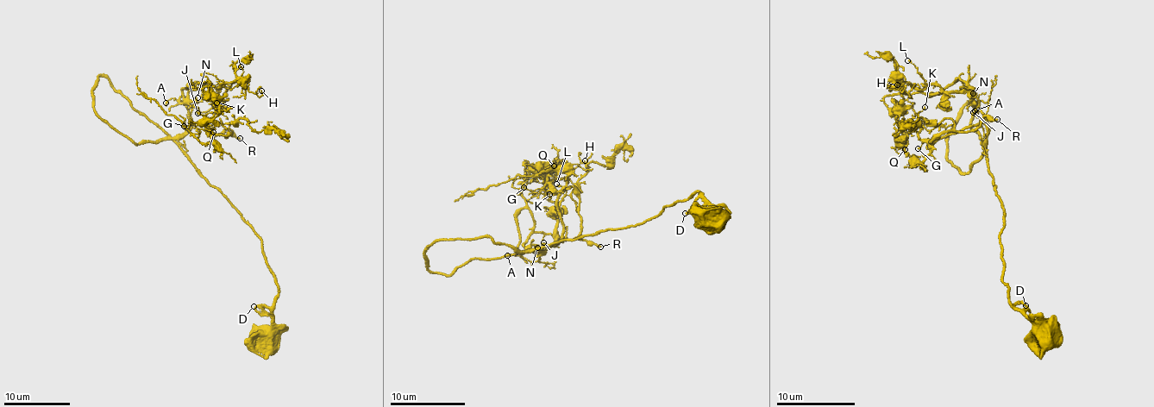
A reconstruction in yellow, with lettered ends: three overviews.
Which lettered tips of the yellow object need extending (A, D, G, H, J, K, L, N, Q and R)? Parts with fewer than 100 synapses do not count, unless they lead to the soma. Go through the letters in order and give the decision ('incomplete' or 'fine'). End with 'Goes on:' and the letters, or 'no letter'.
A: fine
D: fine
G: fine
H: fine
J: fine
K: fine
L: fine
N: incomplete
Q: fine
R: incomplete
Goes on: N, R

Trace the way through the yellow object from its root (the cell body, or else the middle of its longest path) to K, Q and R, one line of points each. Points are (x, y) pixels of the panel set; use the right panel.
K: (1045, 330), (1011, 303), (1001, 279), (1004, 214), (982, 118), (936, 140), (896, 136), (899, 115), (925, 107)
Q: (1045, 330), (1011, 303), (1001, 279), (1004, 214), (987, 166), (982, 118), (941, 137), (921, 162), (905, 149)
R: (1045, 330), (1011, 303), (1001, 279), (1004, 214), (982, 118), (931, 143), (997, 119)

